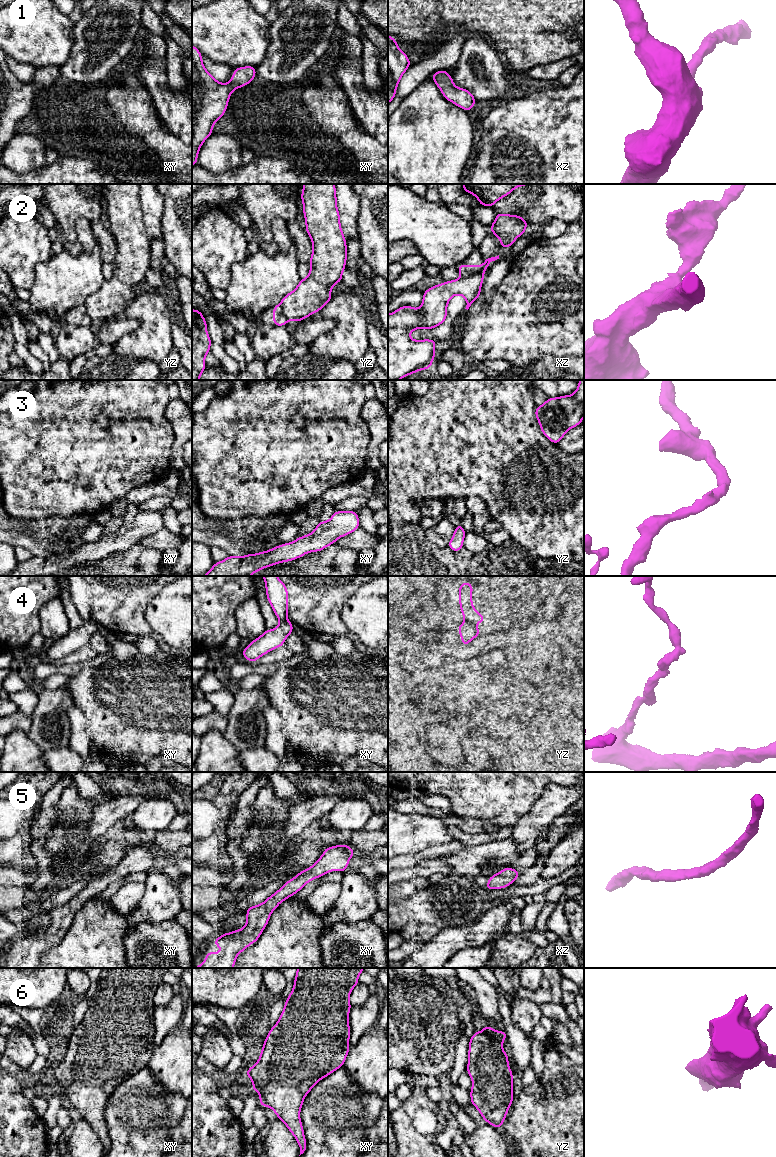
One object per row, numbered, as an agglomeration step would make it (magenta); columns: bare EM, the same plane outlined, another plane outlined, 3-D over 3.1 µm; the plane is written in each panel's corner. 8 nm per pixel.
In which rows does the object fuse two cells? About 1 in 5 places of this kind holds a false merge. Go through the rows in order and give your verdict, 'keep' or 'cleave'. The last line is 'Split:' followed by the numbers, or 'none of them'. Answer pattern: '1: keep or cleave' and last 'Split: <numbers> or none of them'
1: keep
2: cleave
3: keep
4: cleave
5: keep
6: keep
Split: 2, 4

